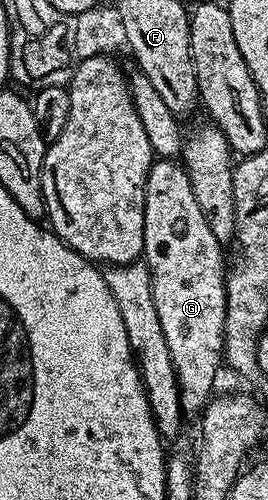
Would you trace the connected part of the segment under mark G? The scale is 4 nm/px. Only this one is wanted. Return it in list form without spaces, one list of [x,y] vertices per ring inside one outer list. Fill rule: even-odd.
[[[155,158],[148,169],[146,200],[144,201],[144,249],[142,254],[152,277],[152,301],[156,301],[156,313],[160,316],[160,329],[164,329],[164,341],[168,341],[168,353],[172,353],[172,365],[176,369],[178,388],[182,398],[183,416],[201,416],[207,403],[215,394],[214,382],[218,370],[224,367],[226,346],[226,277],[228,263],[222,260],[223,244],[218,243],[209,229],[208,221],[200,211],[193,196],[192,181],[185,168],[175,159]]]

